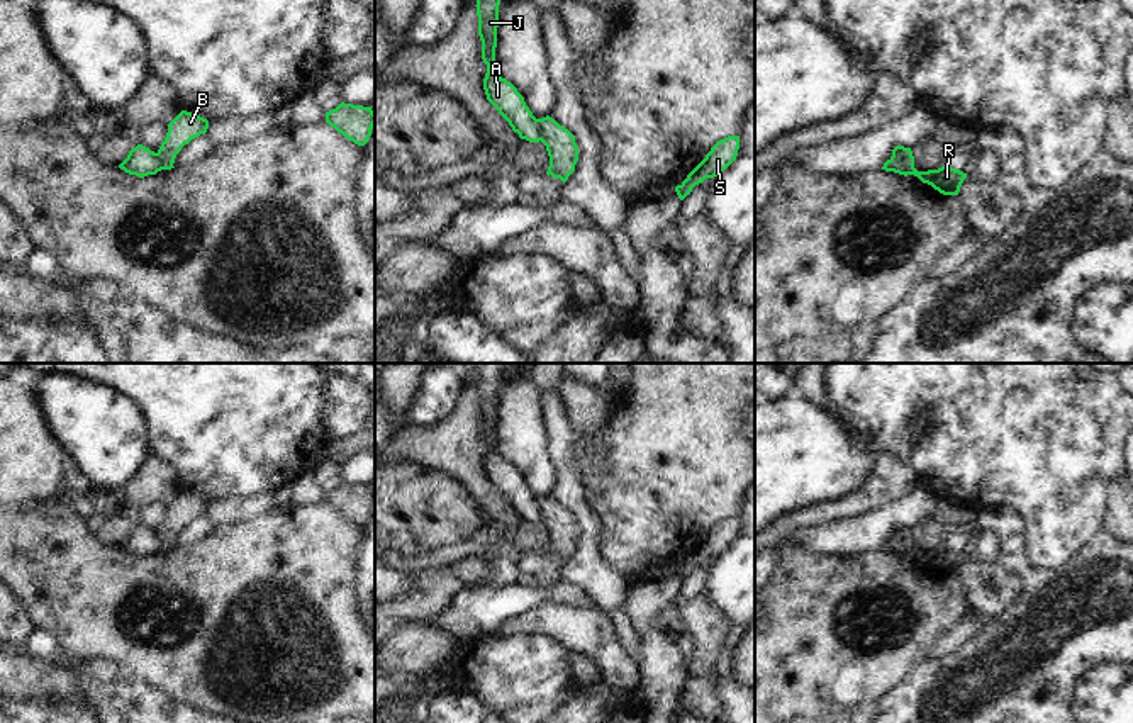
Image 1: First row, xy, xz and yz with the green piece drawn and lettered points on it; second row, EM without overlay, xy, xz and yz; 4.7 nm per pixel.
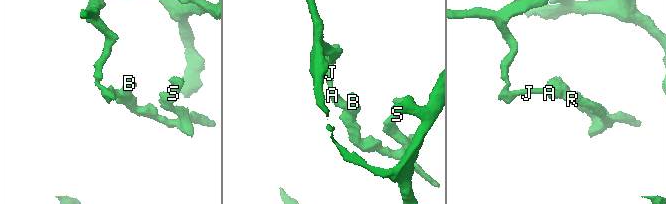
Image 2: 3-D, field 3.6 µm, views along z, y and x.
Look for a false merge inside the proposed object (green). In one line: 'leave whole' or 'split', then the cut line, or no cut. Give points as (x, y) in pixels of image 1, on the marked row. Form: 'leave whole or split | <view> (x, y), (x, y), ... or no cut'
split | xz (536, 119), (541, 140)

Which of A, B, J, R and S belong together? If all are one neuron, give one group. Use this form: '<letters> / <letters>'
A J / B R S

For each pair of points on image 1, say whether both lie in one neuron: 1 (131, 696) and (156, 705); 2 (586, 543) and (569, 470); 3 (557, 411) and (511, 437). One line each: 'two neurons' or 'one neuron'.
1: one neuron
2: one neuron
3: two neurons

